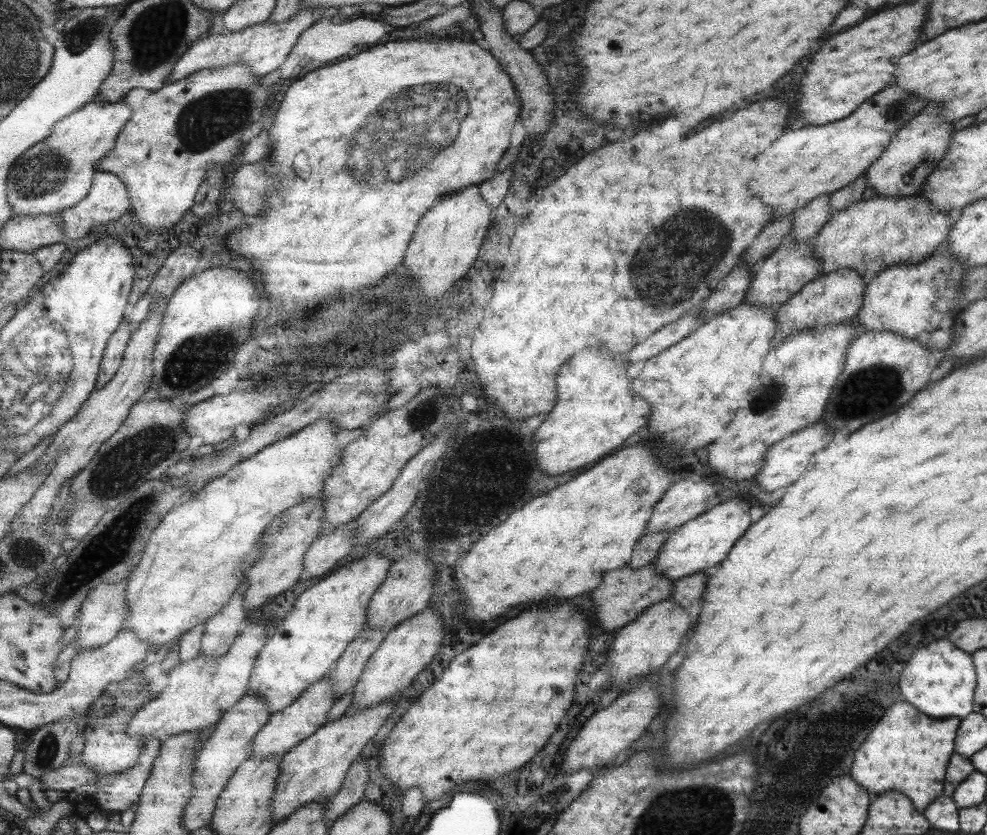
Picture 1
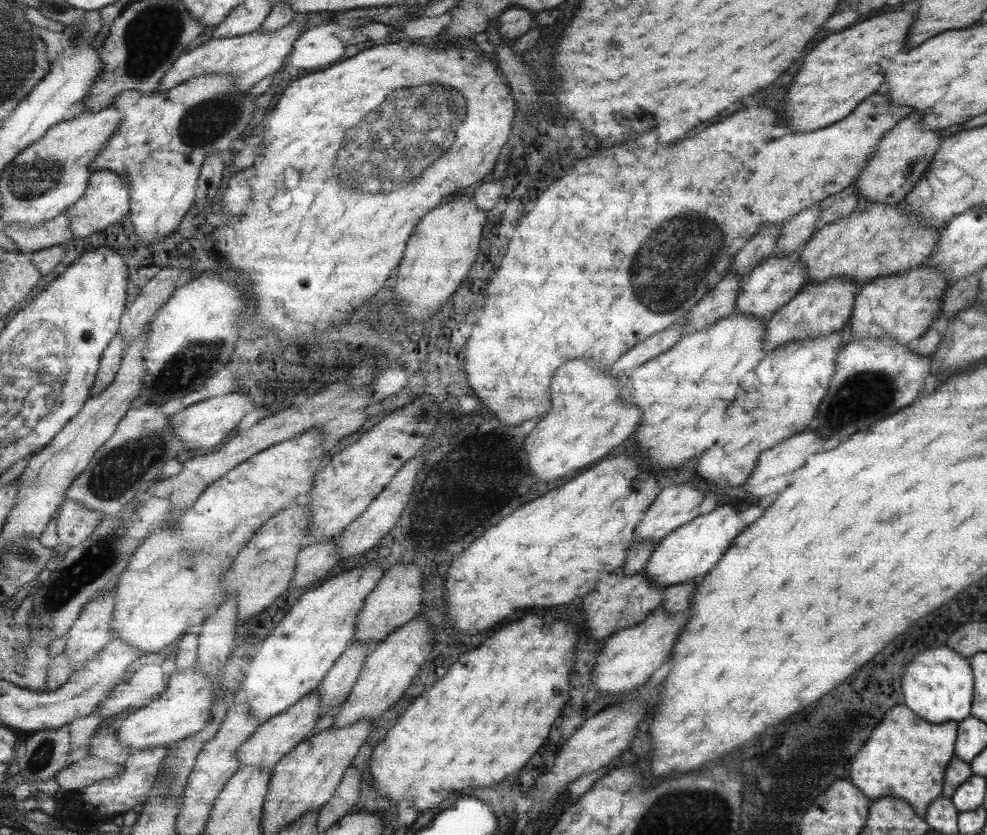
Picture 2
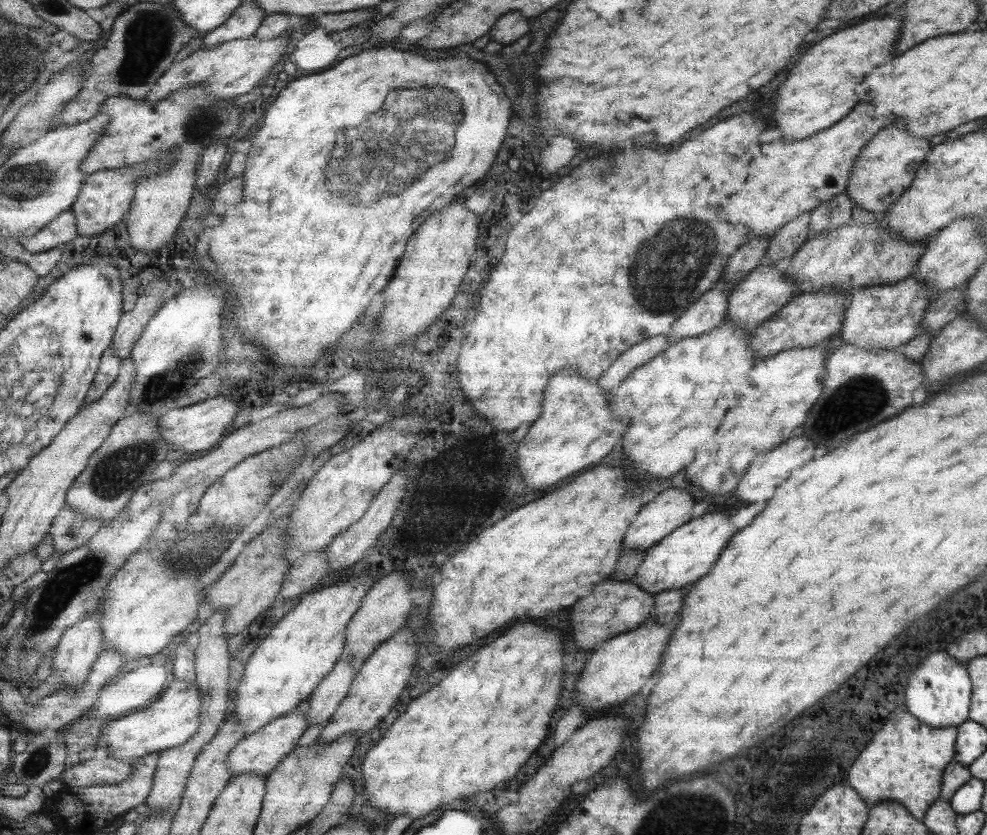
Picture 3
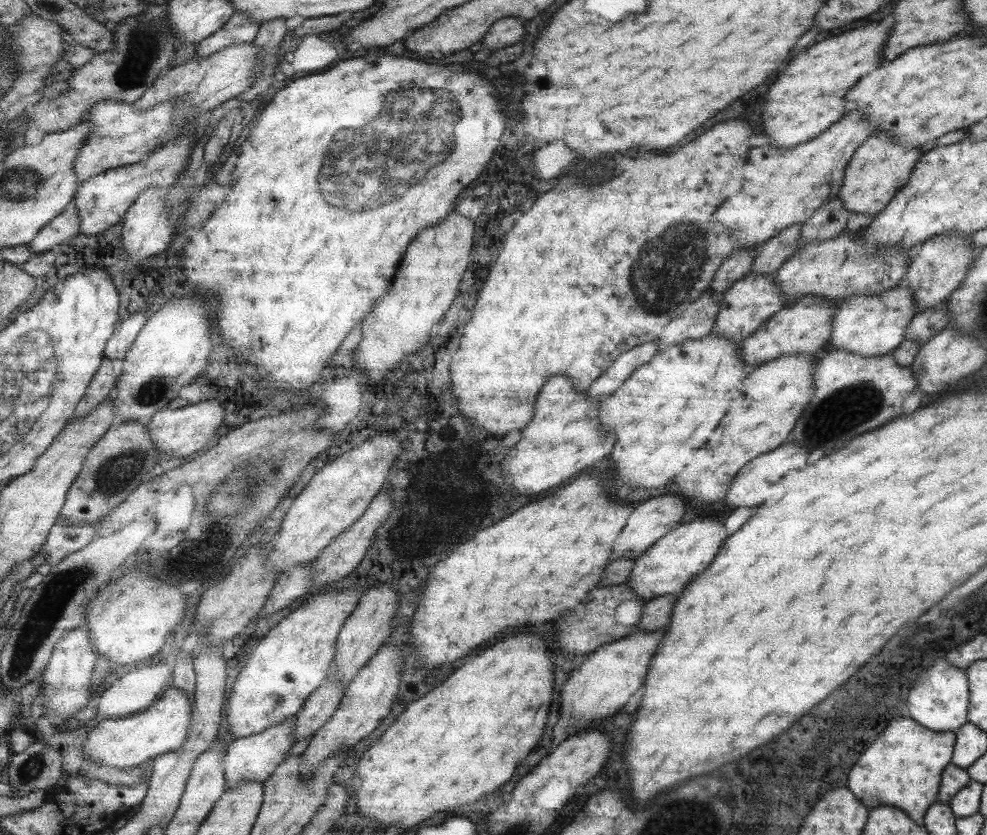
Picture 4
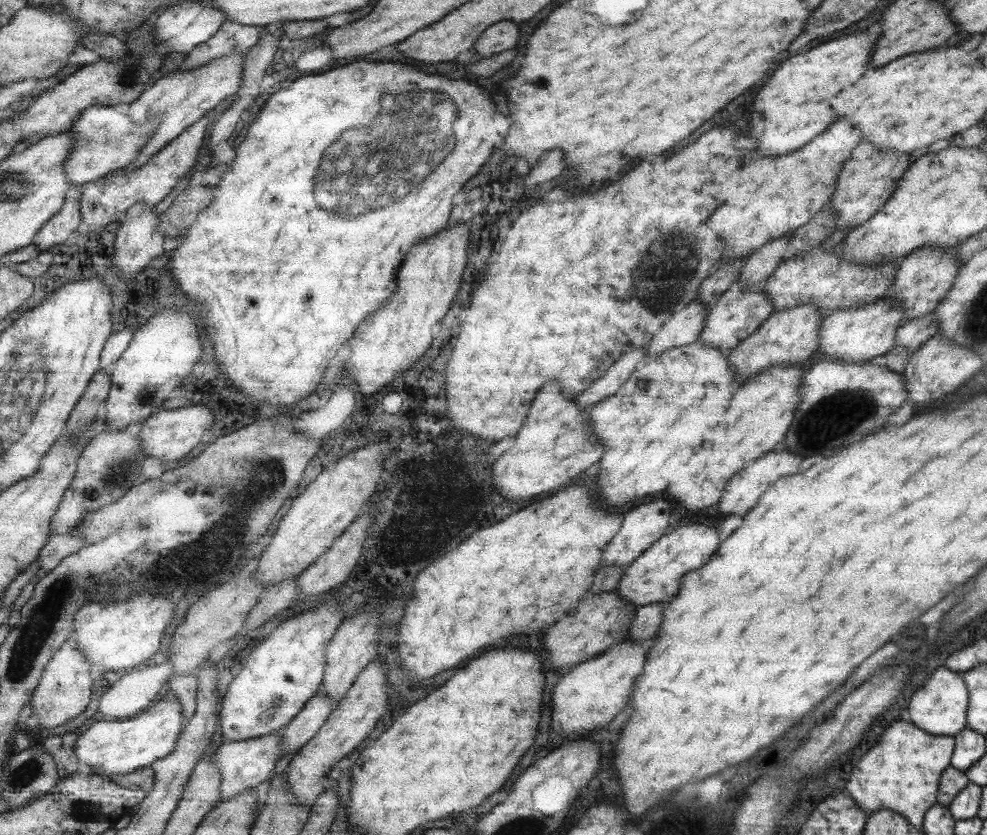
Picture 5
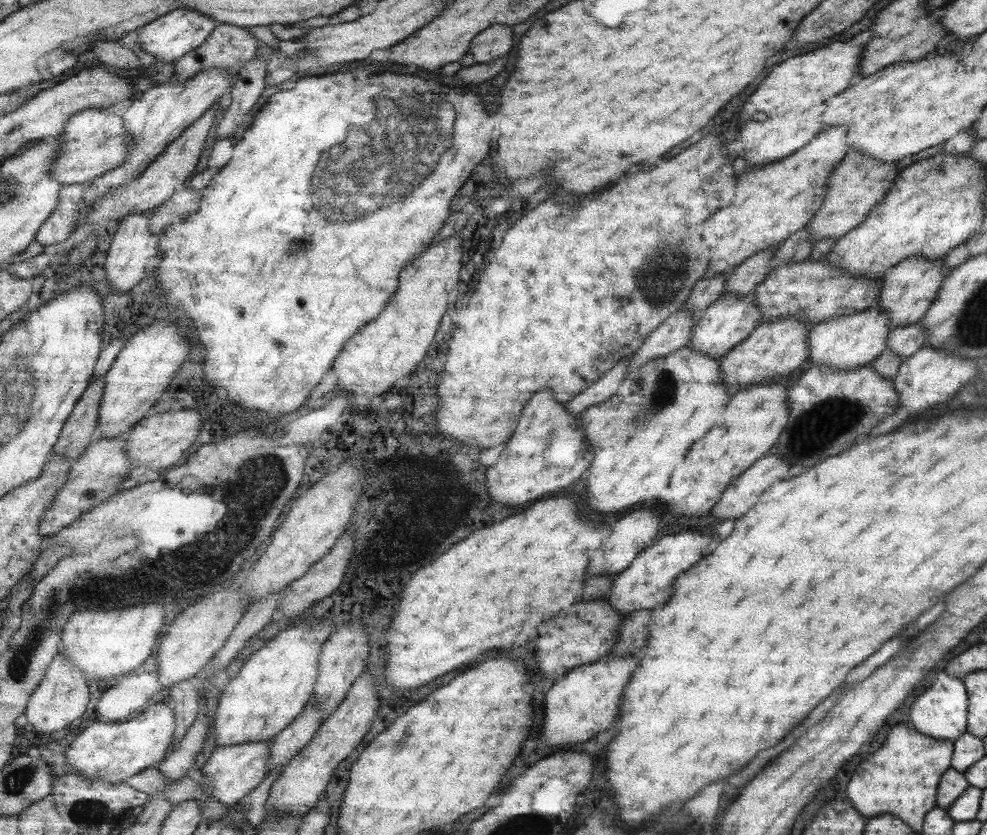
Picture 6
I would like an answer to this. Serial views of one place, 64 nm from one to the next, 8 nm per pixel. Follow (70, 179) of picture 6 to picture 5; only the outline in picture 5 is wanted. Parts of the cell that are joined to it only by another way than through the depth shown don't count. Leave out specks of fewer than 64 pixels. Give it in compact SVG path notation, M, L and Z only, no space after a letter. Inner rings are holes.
M91 106L71 128L75 145L66 164L66 173L72 184L82 187L88 182L131 166L139 151L145 147L147 139L153 136L158 121L158 118L149 118L142 123L134 123L131 116L121 114L115 106Z

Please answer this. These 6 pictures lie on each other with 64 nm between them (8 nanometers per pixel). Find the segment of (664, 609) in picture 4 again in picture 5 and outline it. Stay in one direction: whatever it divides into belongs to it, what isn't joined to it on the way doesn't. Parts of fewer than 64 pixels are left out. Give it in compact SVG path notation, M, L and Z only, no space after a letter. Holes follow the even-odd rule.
M665 602L638 606L631 621L630 637L625 641L649 642L658 632Z

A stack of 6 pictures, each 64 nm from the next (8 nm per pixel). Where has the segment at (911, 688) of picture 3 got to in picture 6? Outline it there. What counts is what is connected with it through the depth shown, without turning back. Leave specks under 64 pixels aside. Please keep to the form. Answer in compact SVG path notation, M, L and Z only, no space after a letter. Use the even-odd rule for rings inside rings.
M945 671L935 674L935 680L925 692L913 700L909 709L909 718L915 730L936 739L955 742L956 738L966 732L966 716L969 712L969 695L962 682L948 675Z

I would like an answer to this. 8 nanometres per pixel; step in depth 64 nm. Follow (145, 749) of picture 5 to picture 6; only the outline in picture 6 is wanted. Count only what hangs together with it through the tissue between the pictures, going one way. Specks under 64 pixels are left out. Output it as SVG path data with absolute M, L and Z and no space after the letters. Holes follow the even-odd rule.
M158 699L130 721L89 724L67 751L72 772L95 781L121 783L147 767L154 767L169 753L176 730L176 716L170 702Z

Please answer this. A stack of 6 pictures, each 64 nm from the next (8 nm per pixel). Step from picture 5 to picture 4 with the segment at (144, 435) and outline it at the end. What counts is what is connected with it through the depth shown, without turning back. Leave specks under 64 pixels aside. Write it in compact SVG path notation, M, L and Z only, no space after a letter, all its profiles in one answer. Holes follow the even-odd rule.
M217 400L197 402L187 406L170 410L168 407L158 410L154 416L145 423L150 434L151 445L167 458L167 456L187 456L207 446L209 438L217 432L217 428L223 422L223 408Z

